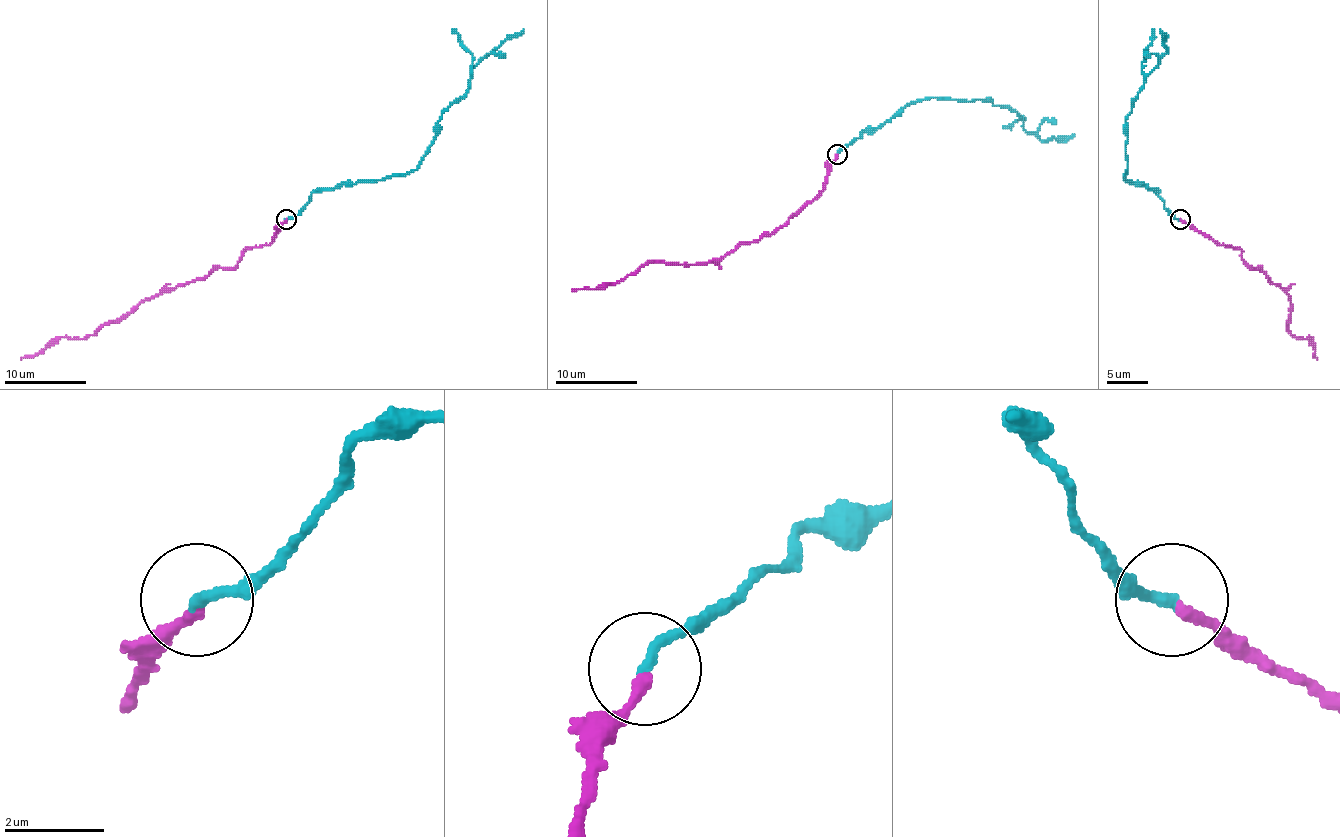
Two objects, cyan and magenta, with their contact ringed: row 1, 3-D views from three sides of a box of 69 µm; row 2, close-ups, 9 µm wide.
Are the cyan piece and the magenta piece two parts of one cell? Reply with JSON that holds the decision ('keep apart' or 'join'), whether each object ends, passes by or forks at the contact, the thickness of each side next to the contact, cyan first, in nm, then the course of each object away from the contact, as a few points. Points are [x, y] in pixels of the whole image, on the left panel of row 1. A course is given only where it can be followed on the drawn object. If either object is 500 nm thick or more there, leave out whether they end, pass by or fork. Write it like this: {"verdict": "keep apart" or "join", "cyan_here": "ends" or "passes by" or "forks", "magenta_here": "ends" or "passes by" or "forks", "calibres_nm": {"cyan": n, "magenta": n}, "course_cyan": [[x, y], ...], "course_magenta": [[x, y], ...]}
{"verdict": "join", "cyan_here": "ends", "magenta_here": "ends", "calibres_nm": {"cyan": 220, "magenta": 200}, "course_cyan": [[286, 219], [305, 206], [313, 192], [413, 172], [433, 139], [439, 119], [468, 88], [472, 70], [523, 29]], "course_magenta": [[286, 219], [268, 245], [250, 247], [233, 267], [219, 267], [141, 300], [82, 339], [58, 337], [21, 359]]}

